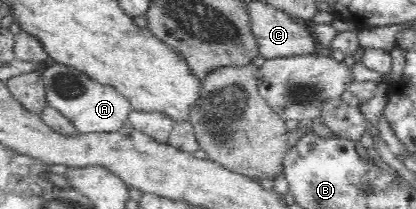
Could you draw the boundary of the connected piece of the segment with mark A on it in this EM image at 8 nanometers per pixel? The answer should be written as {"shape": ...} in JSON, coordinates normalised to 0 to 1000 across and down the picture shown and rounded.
{"shape":[[[130,306],[103,340],[111,493],[147,526],[188,636],[262,636],[305,598],[315,488],[274,416],[224,388],[178,321]]]}

